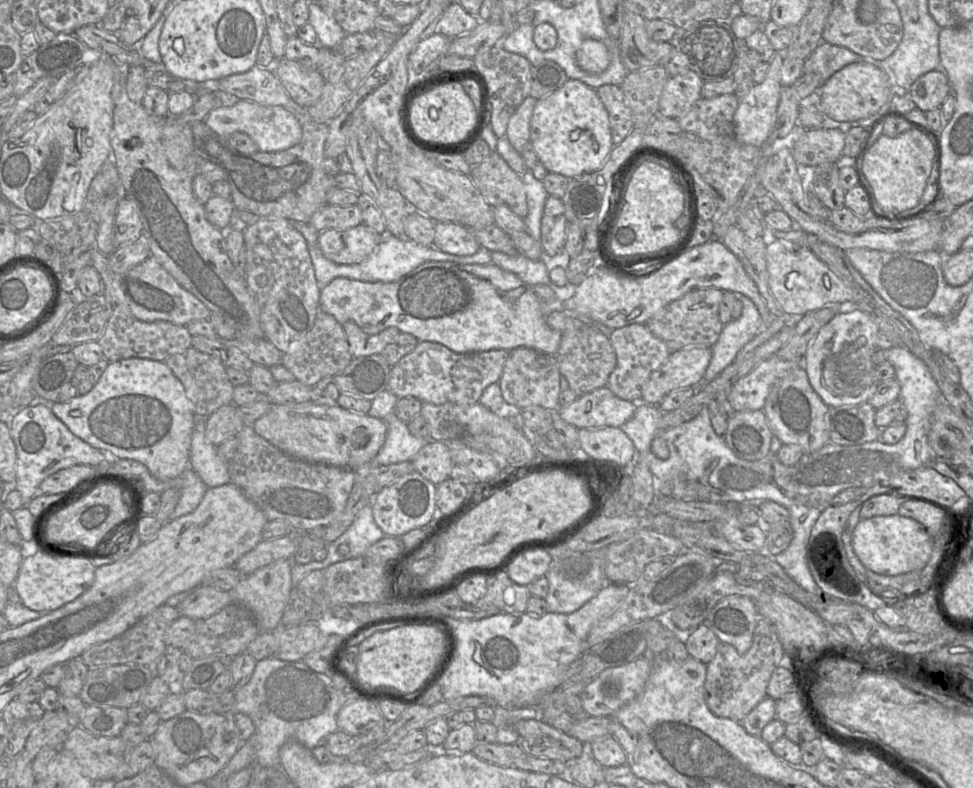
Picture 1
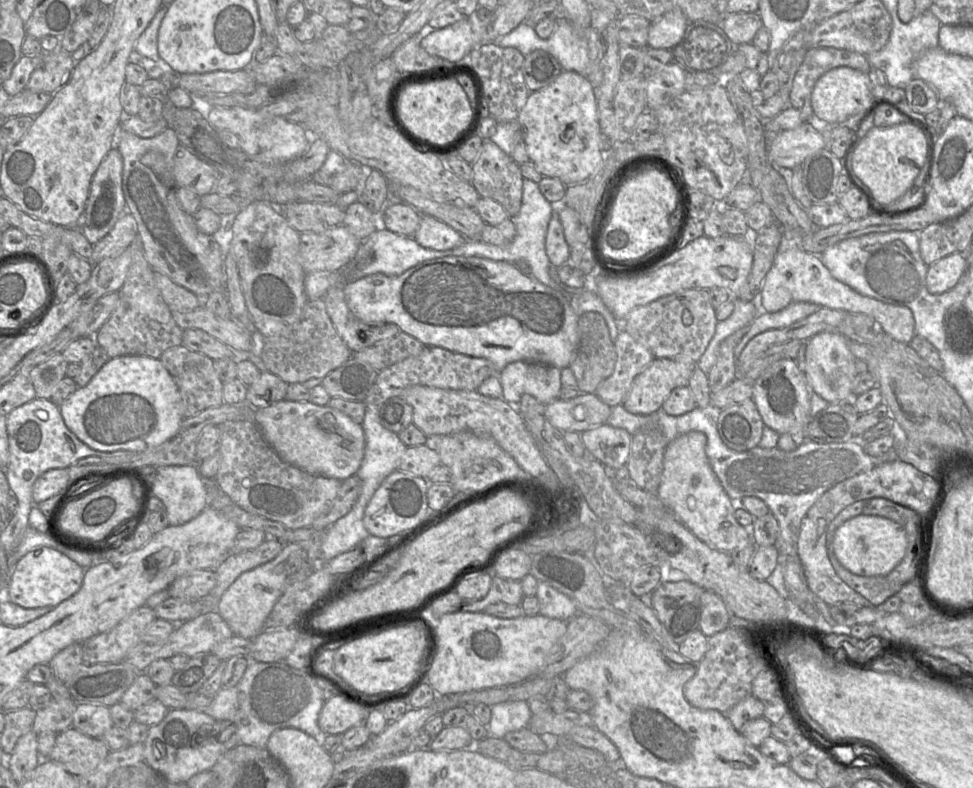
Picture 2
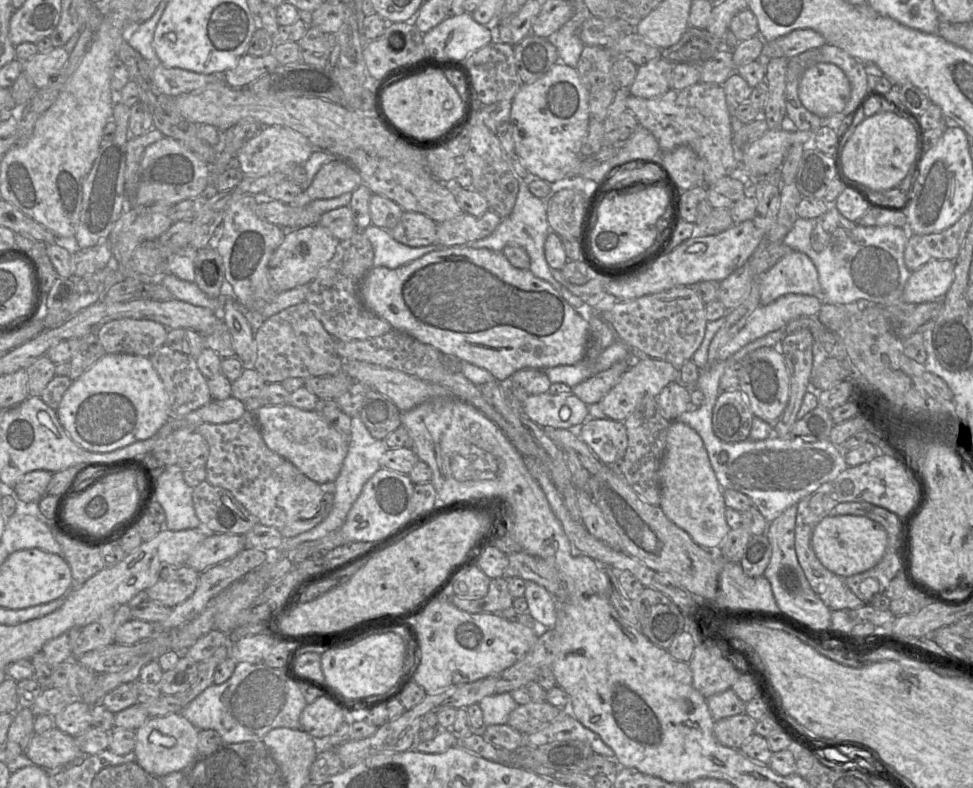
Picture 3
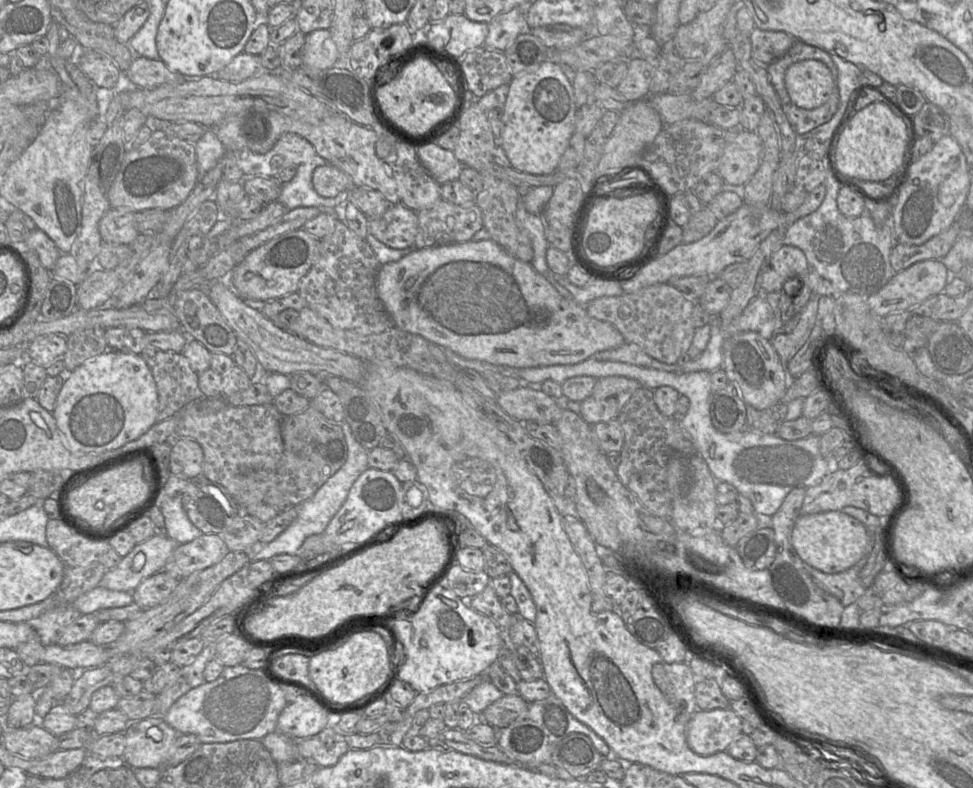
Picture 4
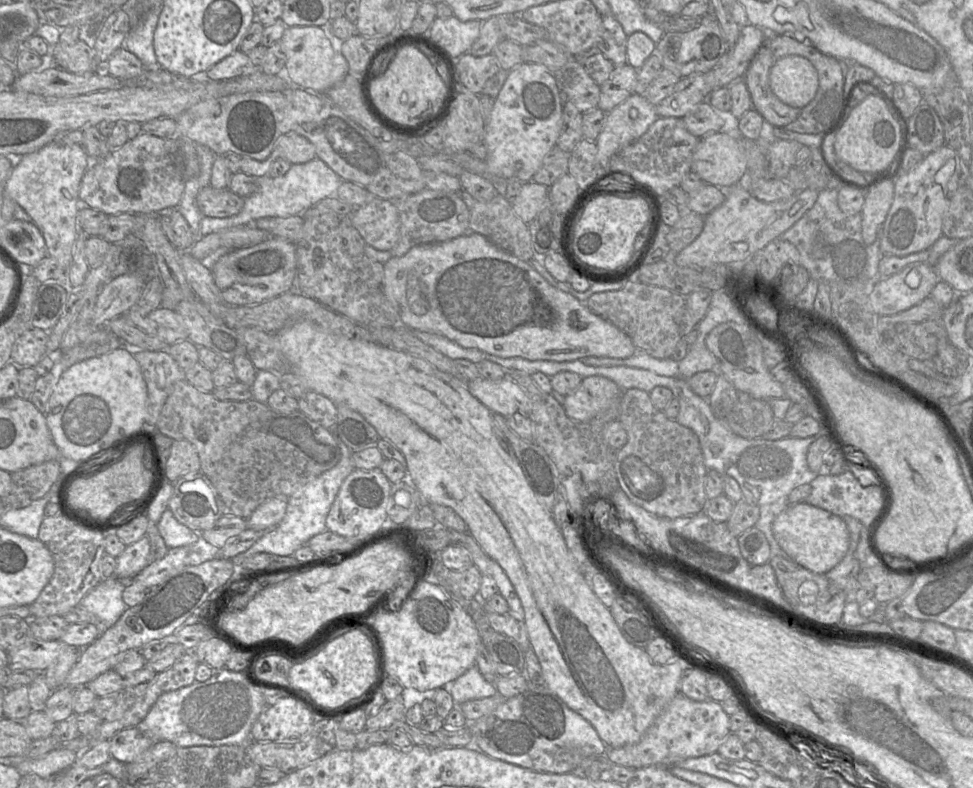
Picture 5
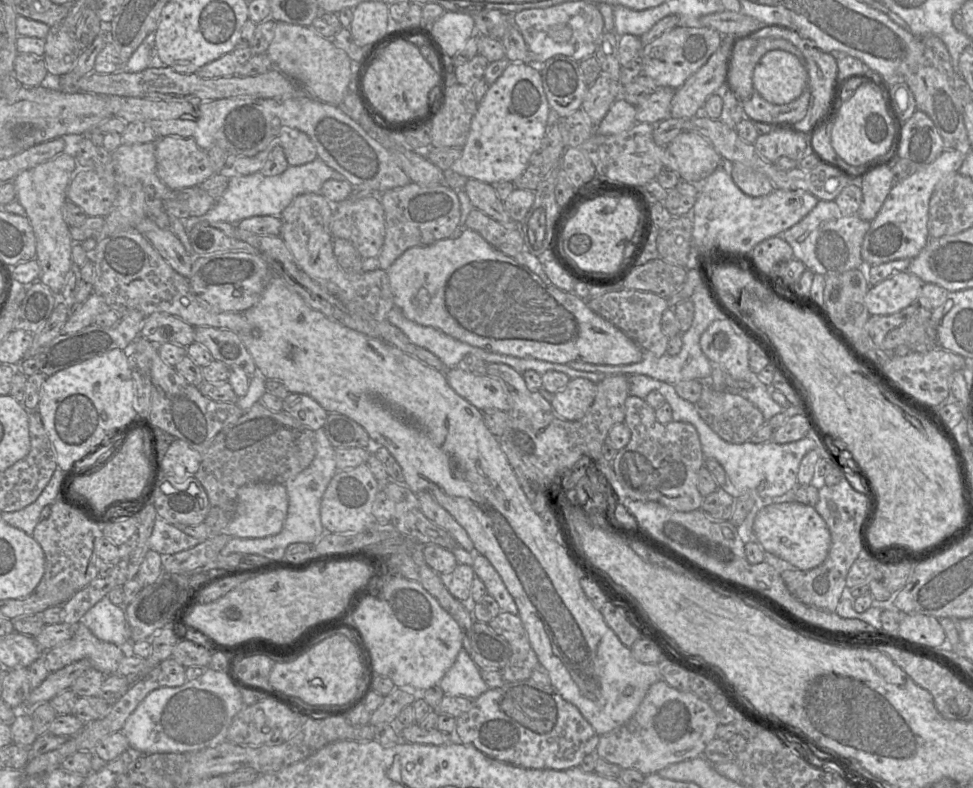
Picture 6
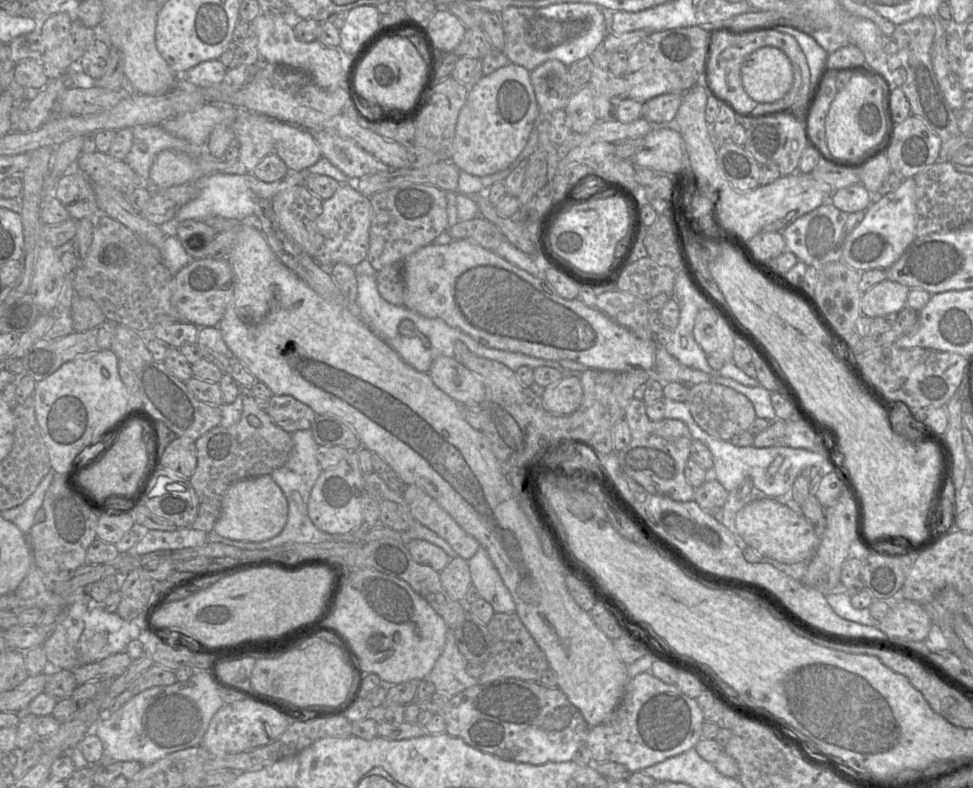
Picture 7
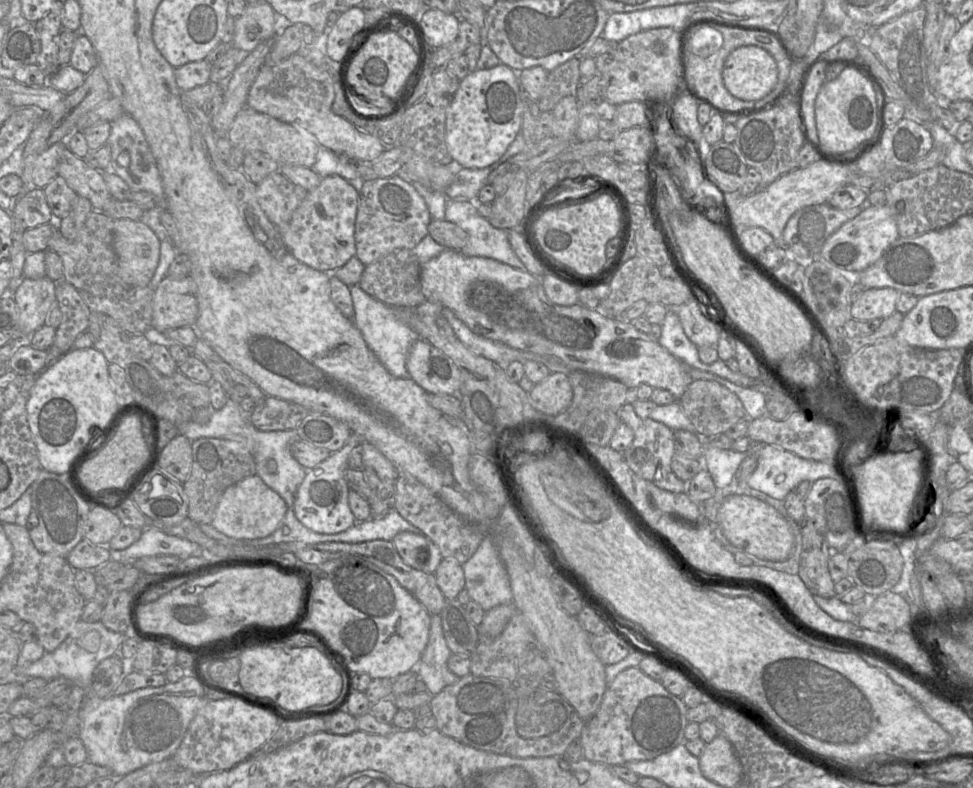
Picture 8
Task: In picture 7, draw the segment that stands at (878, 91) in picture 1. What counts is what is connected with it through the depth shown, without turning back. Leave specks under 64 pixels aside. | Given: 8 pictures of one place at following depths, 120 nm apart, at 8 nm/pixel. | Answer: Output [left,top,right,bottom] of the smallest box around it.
[741,47,794,103]

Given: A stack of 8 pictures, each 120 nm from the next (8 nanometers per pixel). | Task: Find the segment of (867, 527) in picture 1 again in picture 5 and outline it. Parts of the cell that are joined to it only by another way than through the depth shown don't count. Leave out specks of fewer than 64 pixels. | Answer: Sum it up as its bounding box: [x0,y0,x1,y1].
[773,503,850,575]

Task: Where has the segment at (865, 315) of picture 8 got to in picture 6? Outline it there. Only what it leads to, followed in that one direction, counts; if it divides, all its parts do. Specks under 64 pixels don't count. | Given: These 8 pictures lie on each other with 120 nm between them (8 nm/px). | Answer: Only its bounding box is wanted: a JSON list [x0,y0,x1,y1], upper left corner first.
[865,270,923,315]

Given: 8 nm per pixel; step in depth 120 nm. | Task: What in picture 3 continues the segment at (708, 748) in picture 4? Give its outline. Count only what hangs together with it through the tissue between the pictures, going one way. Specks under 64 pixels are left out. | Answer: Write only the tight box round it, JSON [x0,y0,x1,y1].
[713,713,756,749]

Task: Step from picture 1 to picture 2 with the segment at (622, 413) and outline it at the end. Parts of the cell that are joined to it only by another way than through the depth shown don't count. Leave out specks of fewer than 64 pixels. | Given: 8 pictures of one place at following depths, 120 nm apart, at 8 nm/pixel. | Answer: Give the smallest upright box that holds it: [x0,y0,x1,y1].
[544,393,611,433]

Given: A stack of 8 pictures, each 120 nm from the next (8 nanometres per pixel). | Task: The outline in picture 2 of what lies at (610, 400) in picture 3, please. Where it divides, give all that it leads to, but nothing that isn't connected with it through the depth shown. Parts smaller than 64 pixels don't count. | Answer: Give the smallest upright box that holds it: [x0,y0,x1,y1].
[622,358,696,415]

